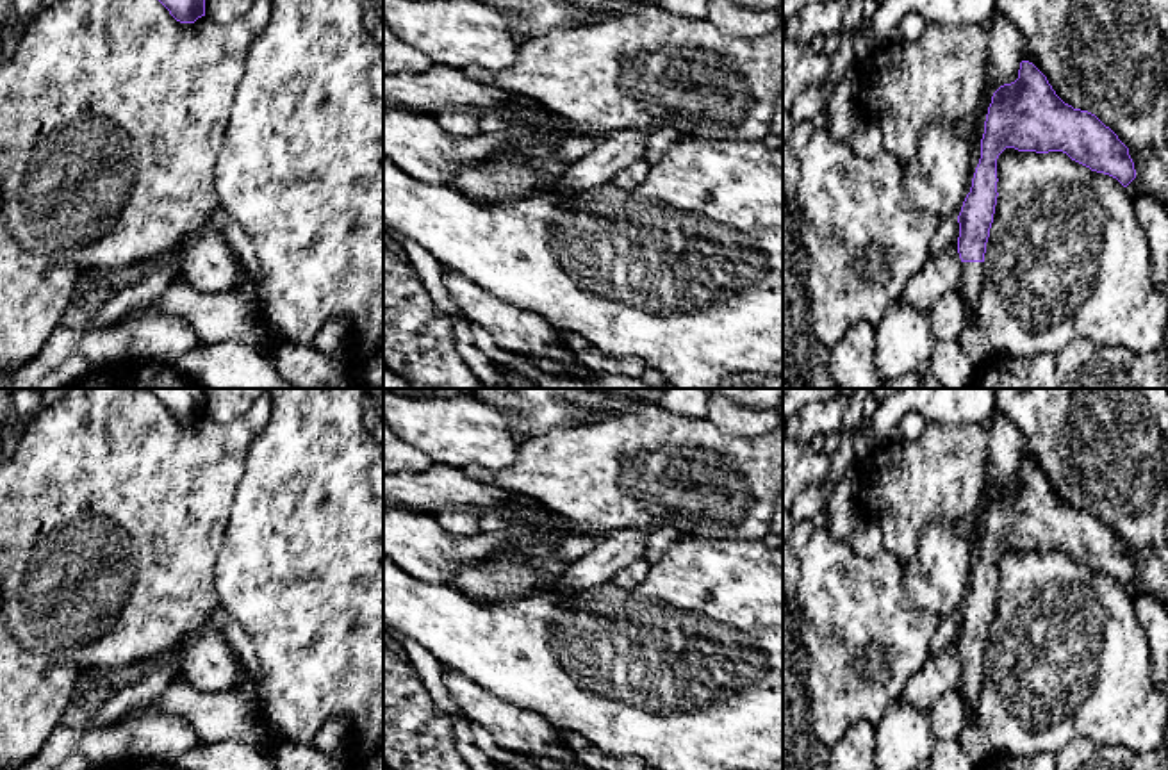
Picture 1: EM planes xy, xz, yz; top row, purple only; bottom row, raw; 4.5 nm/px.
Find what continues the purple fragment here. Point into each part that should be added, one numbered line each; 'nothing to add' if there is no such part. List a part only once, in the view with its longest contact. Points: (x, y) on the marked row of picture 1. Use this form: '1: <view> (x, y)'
1: yz (970, 286)

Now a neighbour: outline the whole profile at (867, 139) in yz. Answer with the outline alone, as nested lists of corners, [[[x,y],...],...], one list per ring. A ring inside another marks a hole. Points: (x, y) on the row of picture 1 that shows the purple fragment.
[[[867,118],[858,123],[847,141],[860,157],[876,157],[883,150],[883,132],[876,121]]]

